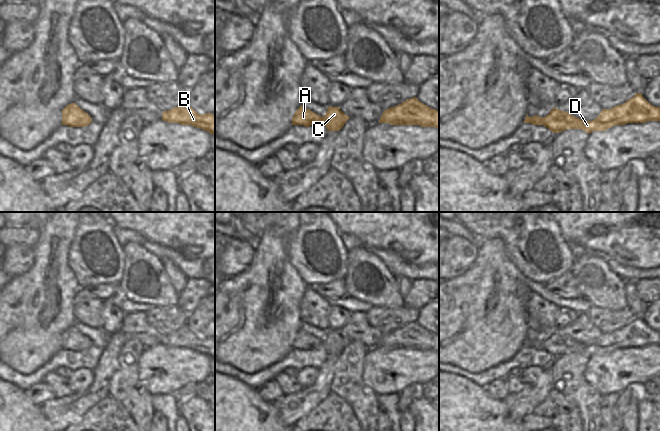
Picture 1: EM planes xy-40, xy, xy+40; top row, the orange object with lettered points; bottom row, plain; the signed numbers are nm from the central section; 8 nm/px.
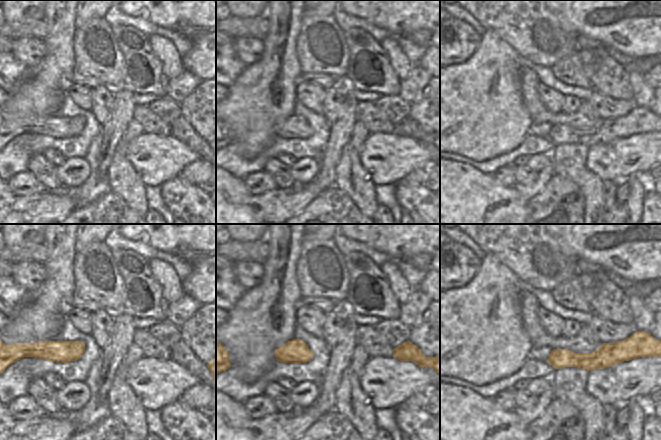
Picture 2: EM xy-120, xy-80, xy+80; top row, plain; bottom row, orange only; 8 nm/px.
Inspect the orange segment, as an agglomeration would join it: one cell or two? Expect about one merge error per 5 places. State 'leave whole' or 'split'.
leave whole

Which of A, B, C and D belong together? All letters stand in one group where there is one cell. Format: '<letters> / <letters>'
A B C D

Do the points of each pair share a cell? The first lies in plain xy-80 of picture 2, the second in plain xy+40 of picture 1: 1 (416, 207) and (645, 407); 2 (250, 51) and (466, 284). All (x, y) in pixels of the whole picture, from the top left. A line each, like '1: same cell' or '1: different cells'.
1: same cell
2: different cells

